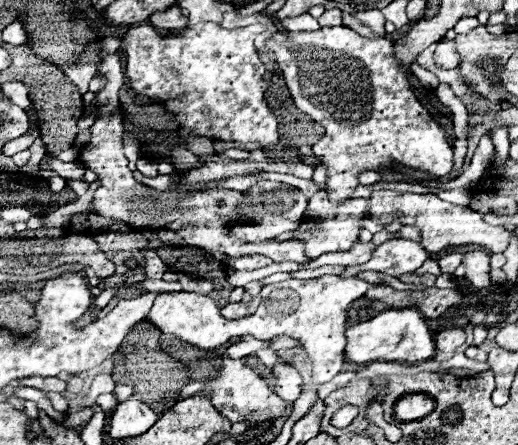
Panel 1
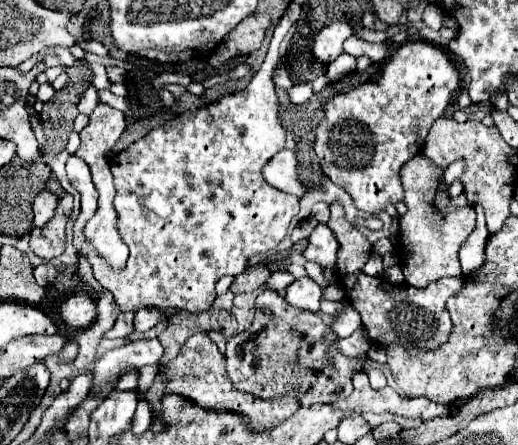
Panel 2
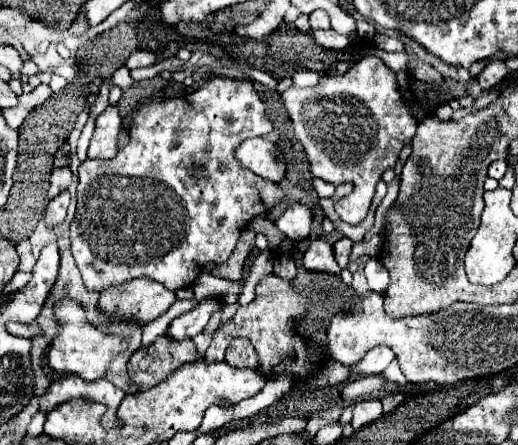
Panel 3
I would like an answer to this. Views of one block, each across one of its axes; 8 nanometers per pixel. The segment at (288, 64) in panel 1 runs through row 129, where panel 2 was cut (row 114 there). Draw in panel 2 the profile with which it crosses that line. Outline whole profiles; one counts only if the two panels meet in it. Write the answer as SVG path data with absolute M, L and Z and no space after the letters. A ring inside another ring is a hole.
M406 42L390 56L380 82L360 84L326 102L314 150L322 172L352 196L358 210L376 214L388 202L404 200L398 174L402 164L423 150L432 122L460 89L458 72L448 59L430 42Z

